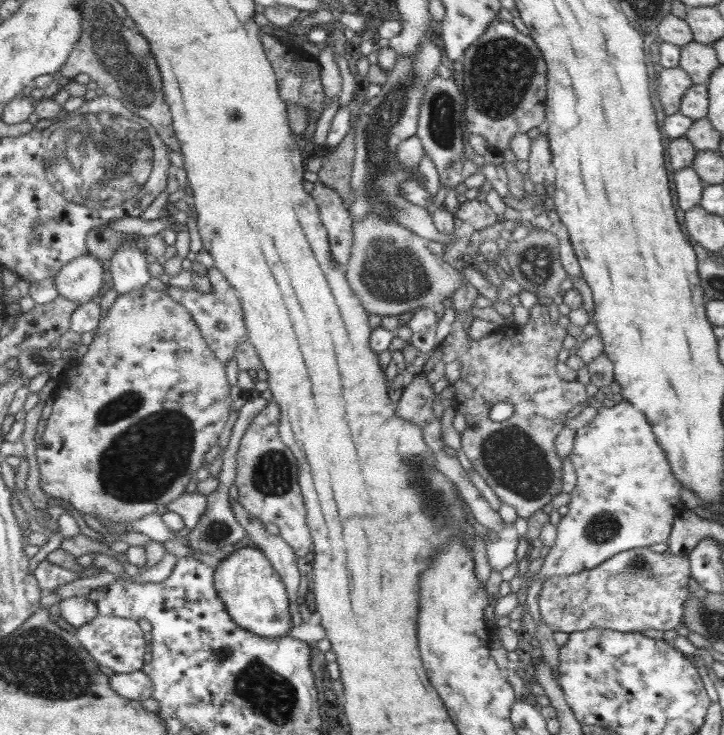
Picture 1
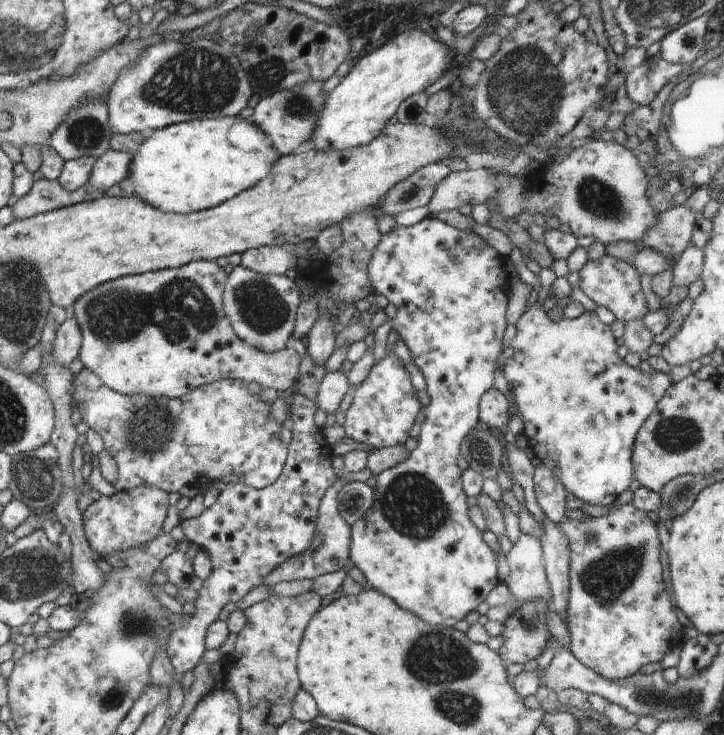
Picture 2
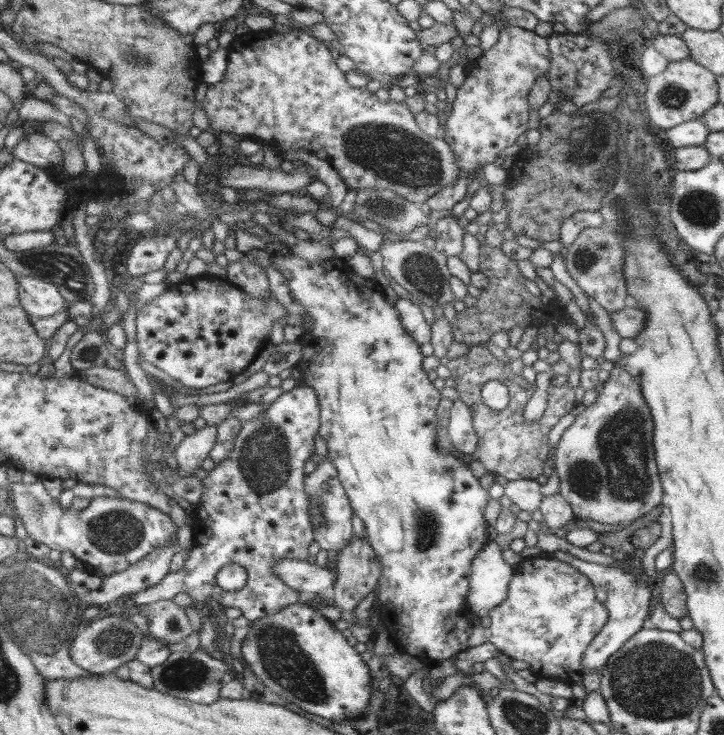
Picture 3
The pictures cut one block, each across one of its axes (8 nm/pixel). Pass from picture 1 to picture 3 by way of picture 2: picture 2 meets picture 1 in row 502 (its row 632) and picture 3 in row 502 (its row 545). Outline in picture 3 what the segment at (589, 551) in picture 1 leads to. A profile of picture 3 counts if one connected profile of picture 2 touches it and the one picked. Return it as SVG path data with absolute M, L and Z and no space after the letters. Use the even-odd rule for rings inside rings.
M622 359L613 362L610 378L599 388L596 402L576 415L573 424L564 431L555 451L555 468L560 478L559 493L570 504L575 517L602 524L620 524L621 528L625 528L661 504L665 494L655 461L654 421L650 407L638 380L622 368Z

